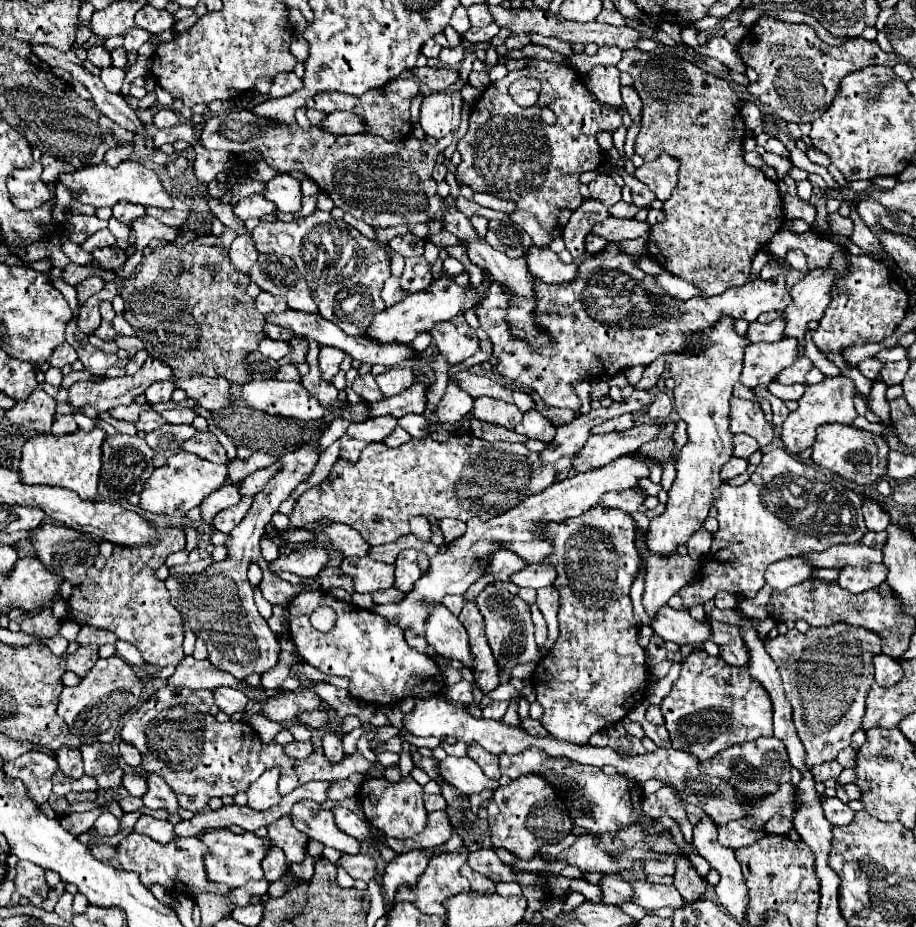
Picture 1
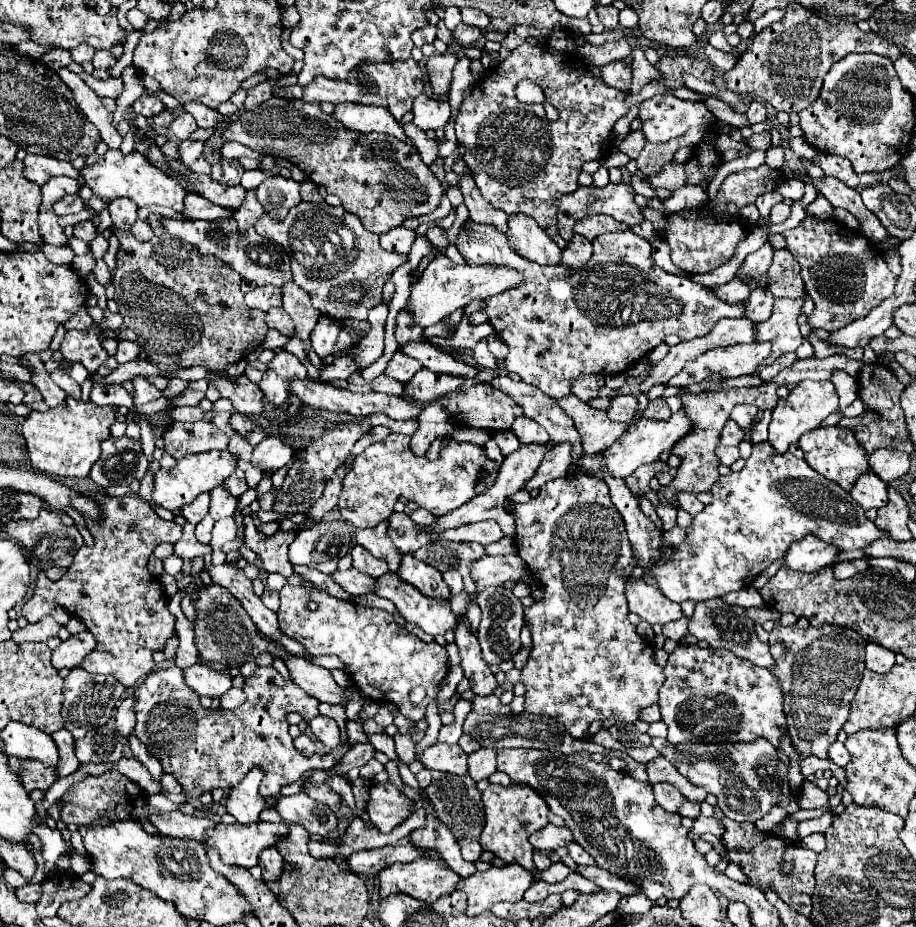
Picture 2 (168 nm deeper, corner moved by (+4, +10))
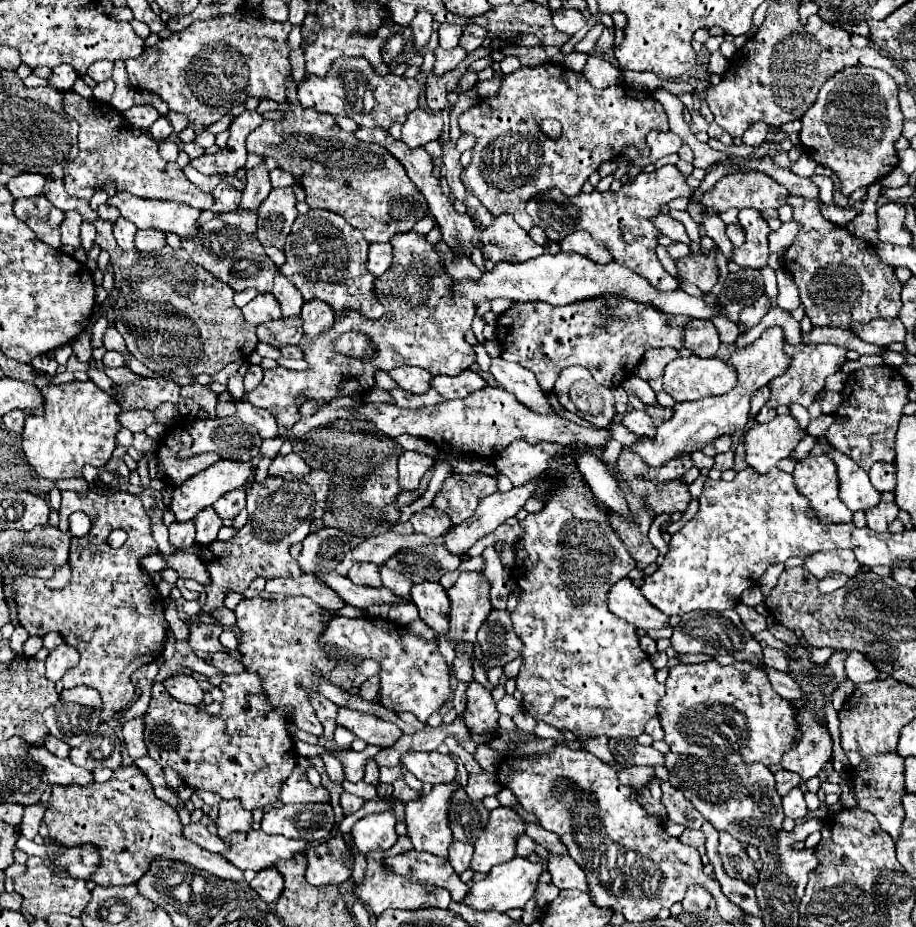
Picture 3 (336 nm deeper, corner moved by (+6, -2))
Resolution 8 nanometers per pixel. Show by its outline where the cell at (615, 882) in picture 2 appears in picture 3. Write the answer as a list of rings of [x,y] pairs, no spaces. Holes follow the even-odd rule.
[[[550,853],[546,857],[546,861],[548,861],[548,871],[552,875],[552,883],[558,889],[588,891],[588,881],[584,877],[584,871],[568,853],[564,853],[564,855]]]

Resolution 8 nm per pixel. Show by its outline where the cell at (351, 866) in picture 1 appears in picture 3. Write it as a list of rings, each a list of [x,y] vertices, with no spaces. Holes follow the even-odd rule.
[[[408,851],[396,857],[388,859],[388,867],[394,873],[408,875],[412,873],[418,881],[432,881],[434,885],[440,885],[450,891],[452,901],[462,901],[470,887],[460,881],[452,865],[448,865],[448,859],[430,855],[430,853],[420,853],[420,851]]]

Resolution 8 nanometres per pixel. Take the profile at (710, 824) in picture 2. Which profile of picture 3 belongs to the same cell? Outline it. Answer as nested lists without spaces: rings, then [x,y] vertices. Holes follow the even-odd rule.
[[[684,829],[678,839],[680,839],[680,843],[690,845],[690,847],[700,847],[700,845],[704,845],[704,841],[706,841],[704,833],[702,833],[702,831],[696,831],[696,829]]]

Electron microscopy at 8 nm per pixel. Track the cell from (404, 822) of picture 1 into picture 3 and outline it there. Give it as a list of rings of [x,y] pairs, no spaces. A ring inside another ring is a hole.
[[[390,811],[380,815],[368,815],[356,821],[354,827],[350,829],[350,835],[352,835],[352,841],[348,845],[350,855],[354,857],[356,849],[360,853],[390,849],[398,841],[394,825],[396,825],[396,819]]]

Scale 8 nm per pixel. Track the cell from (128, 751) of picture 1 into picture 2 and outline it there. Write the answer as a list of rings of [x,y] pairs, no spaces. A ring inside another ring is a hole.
[[[128,697],[116,709],[116,731],[124,739],[128,739],[132,735],[134,725],[136,725],[136,717],[134,717],[134,709],[132,707],[134,707],[134,699]]]

